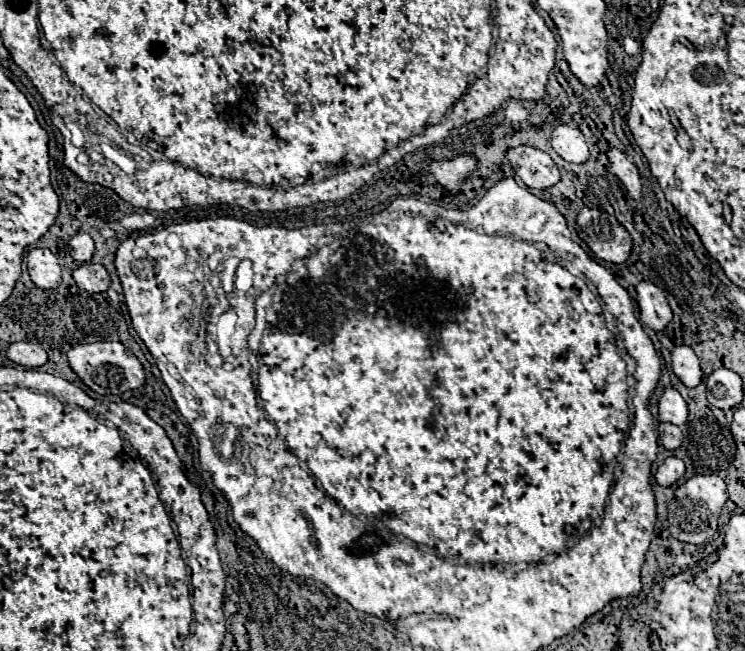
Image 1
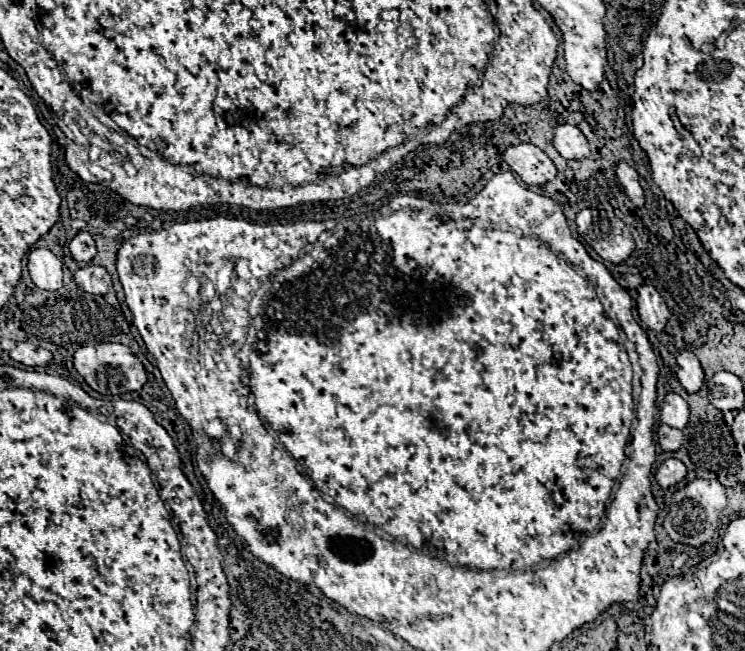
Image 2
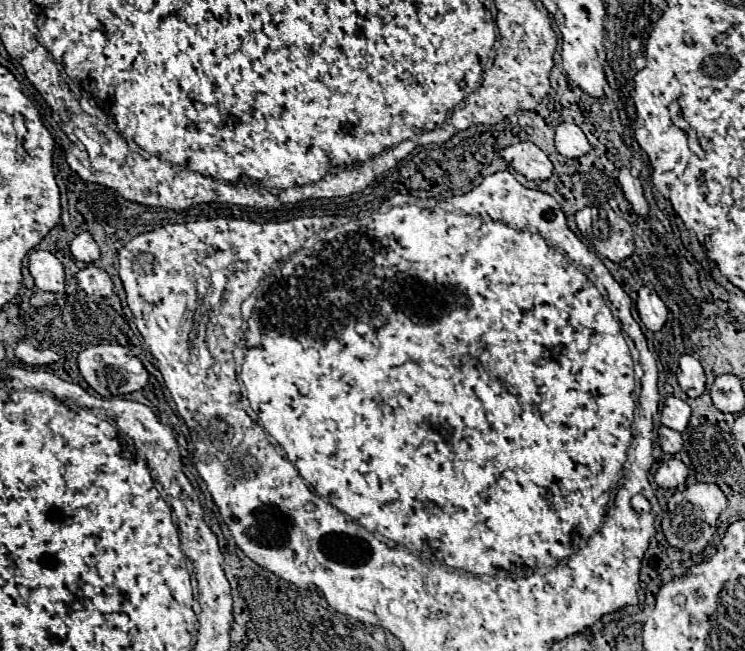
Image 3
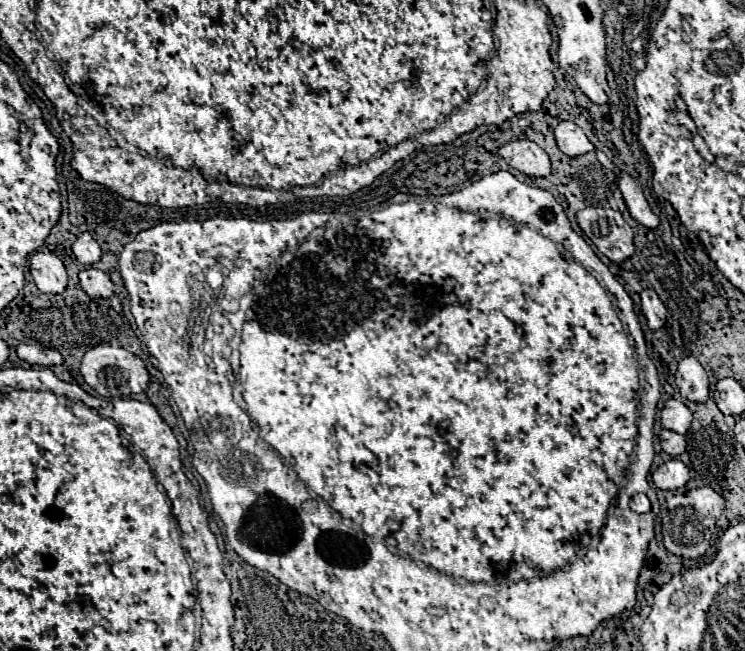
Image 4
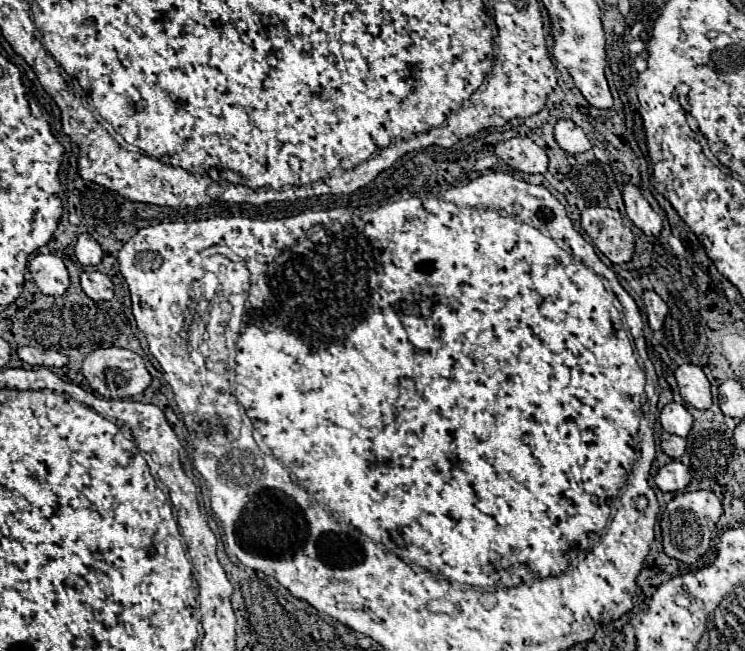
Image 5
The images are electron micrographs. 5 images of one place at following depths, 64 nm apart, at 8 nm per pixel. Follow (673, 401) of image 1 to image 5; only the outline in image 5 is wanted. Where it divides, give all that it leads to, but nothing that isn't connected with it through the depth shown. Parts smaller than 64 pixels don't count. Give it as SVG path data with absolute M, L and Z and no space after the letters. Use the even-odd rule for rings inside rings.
M670 402L662 408L660 412L660 424L666 432L676 434L676 436L688 436L690 428L692 428L692 414L686 410L686 406L678 404L678 402Z

